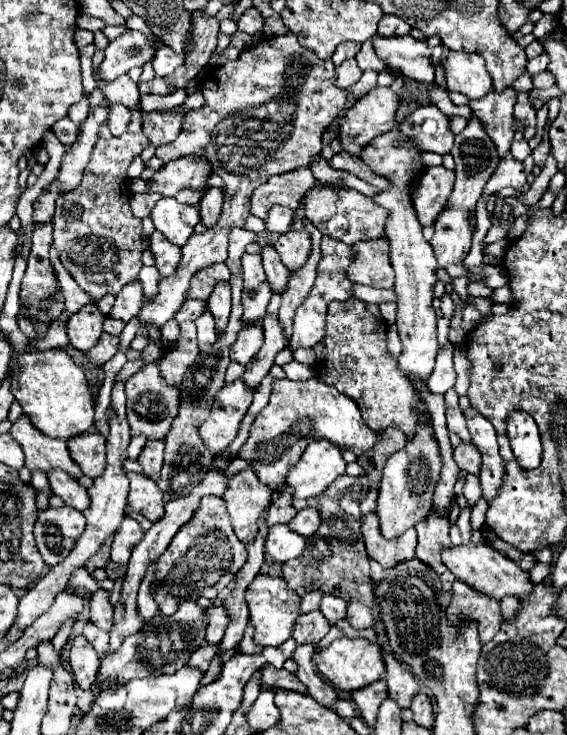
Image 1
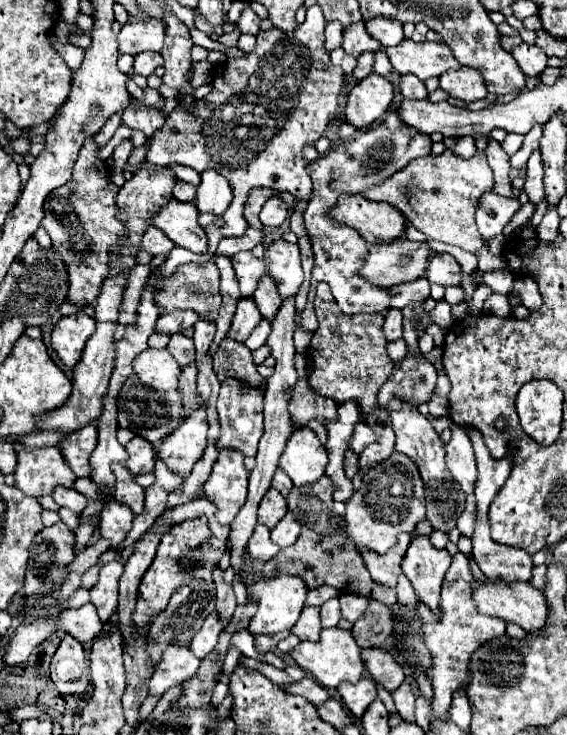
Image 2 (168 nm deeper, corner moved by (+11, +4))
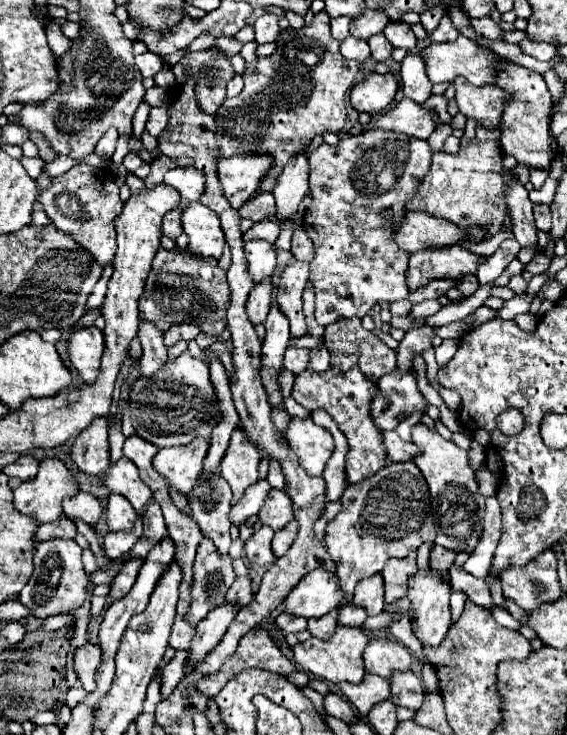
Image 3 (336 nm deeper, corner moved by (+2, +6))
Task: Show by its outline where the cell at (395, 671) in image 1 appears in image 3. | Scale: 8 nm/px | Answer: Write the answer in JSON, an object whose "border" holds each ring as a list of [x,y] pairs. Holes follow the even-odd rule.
{"border":[[[388,638],[372,640],[364,650],[366,672],[390,678],[394,670],[408,670],[412,662],[410,652],[404,644]]]}

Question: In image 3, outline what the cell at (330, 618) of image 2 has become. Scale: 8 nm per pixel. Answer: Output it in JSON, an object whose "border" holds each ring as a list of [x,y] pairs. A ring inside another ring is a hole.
{"border":[[[348,604],[344,608],[340,608],[340,620],[338,624],[340,626],[362,626],[366,620],[366,610],[362,610],[360,606],[354,606],[354,604]]]}

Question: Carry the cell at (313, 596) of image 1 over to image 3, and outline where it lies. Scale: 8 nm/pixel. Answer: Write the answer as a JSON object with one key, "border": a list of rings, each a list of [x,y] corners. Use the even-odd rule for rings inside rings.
{"border":[[[388,462],[372,478],[350,484],[340,504],[340,512],[324,530],[324,544],[336,562],[336,576],[348,596],[352,596],[358,580],[382,572],[390,558],[406,558],[410,550],[432,544],[436,538],[430,490],[414,462]]]}

